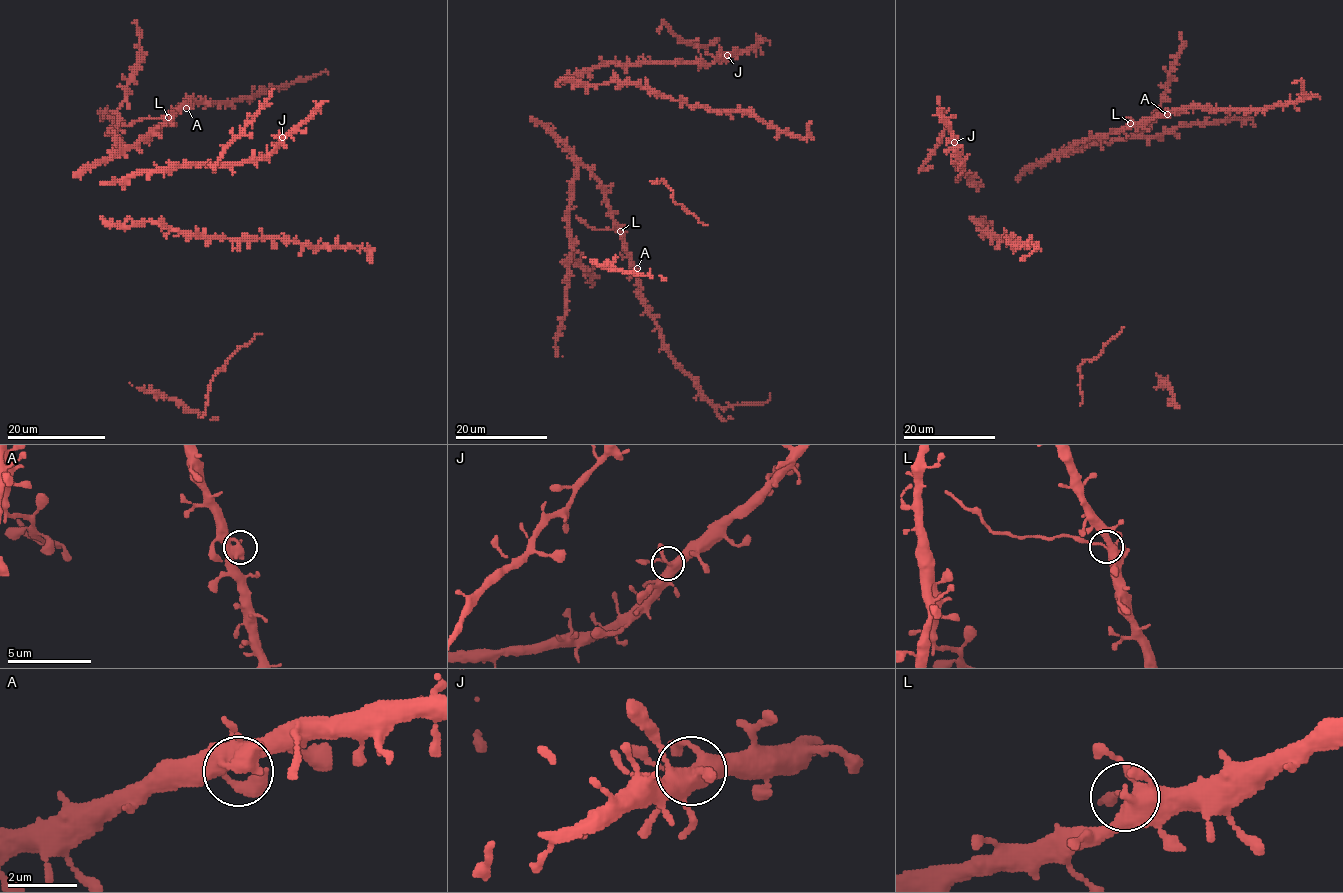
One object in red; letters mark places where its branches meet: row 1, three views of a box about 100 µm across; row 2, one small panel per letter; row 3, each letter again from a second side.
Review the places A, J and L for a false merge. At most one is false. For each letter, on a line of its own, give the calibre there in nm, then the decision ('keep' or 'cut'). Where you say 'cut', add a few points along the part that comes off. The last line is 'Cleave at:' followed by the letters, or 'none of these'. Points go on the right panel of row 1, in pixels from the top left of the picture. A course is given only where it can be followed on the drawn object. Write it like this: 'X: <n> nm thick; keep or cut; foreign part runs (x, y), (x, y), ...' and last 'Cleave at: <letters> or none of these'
A: 360 nm thick; keep
J: 400 nm thick; keep
L: 360 nm thick; cut; foreign part runs (1130, 124), (1115, 131)
Cleave at: L

